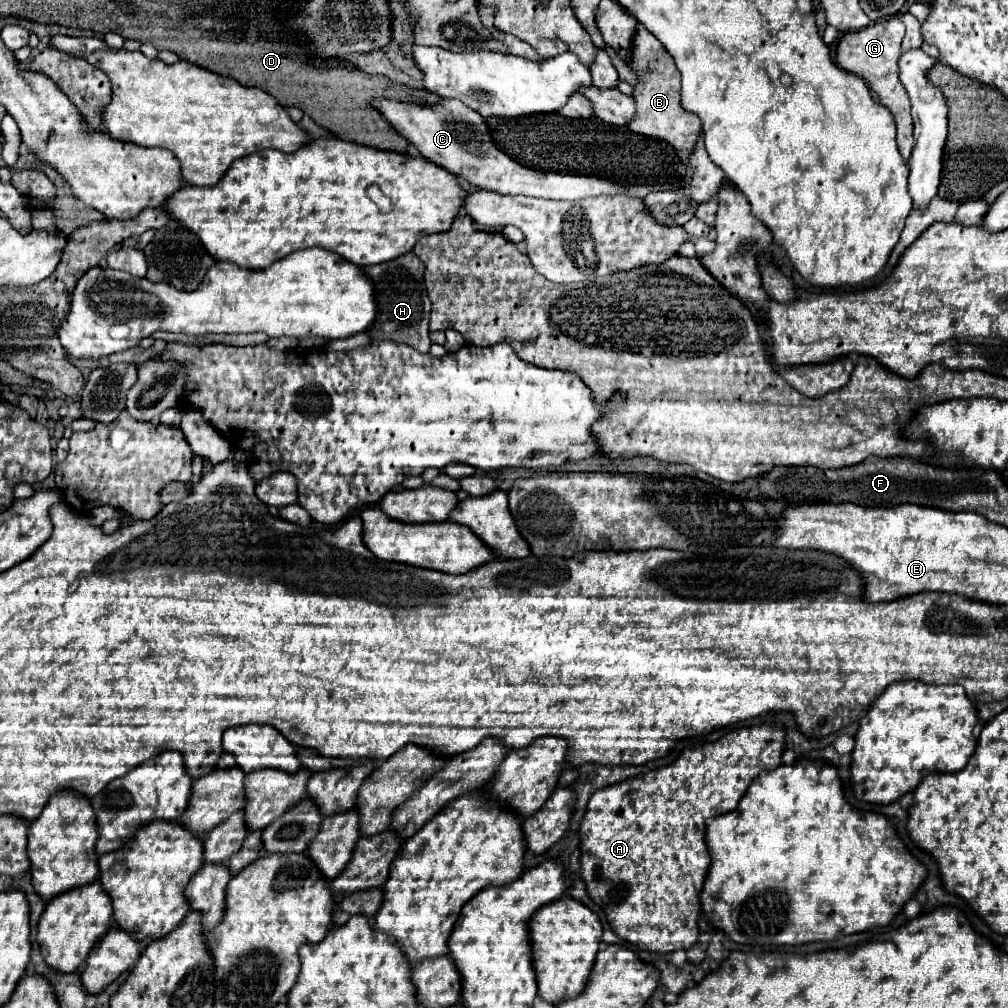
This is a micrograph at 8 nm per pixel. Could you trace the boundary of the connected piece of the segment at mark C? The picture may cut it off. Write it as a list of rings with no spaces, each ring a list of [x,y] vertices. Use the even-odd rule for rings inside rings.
[[[373,100],[373,106],[385,114],[393,128],[399,130],[427,160],[437,166],[449,170],[465,178],[475,188],[493,190],[499,194],[523,194],[523,196],[539,196],[553,200],[579,200],[587,196],[599,194],[619,194],[623,188],[619,182],[605,182],[603,178],[581,176],[581,174],[561,174],[561,172],[543,172],[535,168],[527,168],[515,160],[511,160],[505,152],[493,146],[493,140],[487,132],[485,118],[459,100],[441,100],[435,106],[419,106],[405,104],[395,100]]]

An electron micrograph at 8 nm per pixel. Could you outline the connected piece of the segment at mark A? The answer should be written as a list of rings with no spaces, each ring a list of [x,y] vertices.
[[[783,724],[737,728],[715,742],[685,748],[673,764],[605,786],[591,796],[581,822],[581,876],[589,896],[603,908],[617,936],[651,952],[673,952],[691,948],[697,942],[697,918],[701,914],[699,894],[711,866],[703,824],[709,816],[733,812],[757,774],[781,764],[785,736],[787,730]]]

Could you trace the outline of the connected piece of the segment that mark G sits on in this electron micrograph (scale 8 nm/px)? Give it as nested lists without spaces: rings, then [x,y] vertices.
[[[899,16],[873,22],[863,30],[857,32],[845,32],[843,38],[837,44],[837,64],[853,72],[855,76],[867,80],[867,86],[879,96],[879,102],[891,110],[895,122],[897,122],[897,146],[901,156],[907,160],[913,148],[913,118],[911,118],[911,106],[909,106],[909,96],[905,94],[905,88],[901,86],[899,80],[899,58],[901,58],[901,40],[905,34],[905,26]]]

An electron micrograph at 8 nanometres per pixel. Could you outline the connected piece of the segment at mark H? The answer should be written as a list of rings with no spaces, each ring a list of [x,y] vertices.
[[[413,252],[389,262],[389,264],[375,264],[365,266],[365,274],[373,278],[377,284],[377,306],[379,306],[379,318],[371,332],[387,332],[387,334],[371,334],[373,338],[387,338],[393,342],[409,344],[419,352],[429,352],[431,340],[429,340],[429,312],[431,302],[427,298],[425,282],[423,282],[423,262],[417,260]]]

